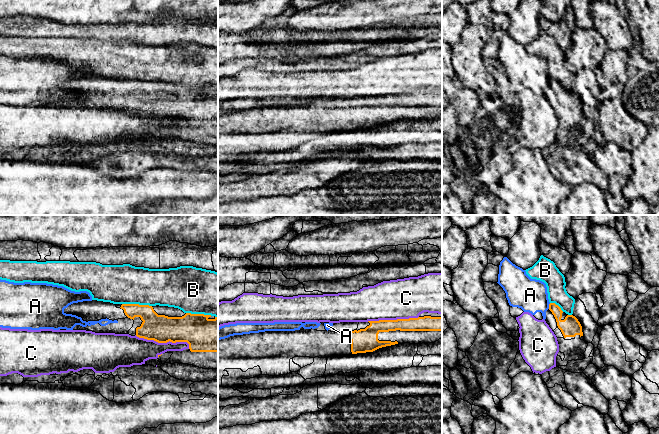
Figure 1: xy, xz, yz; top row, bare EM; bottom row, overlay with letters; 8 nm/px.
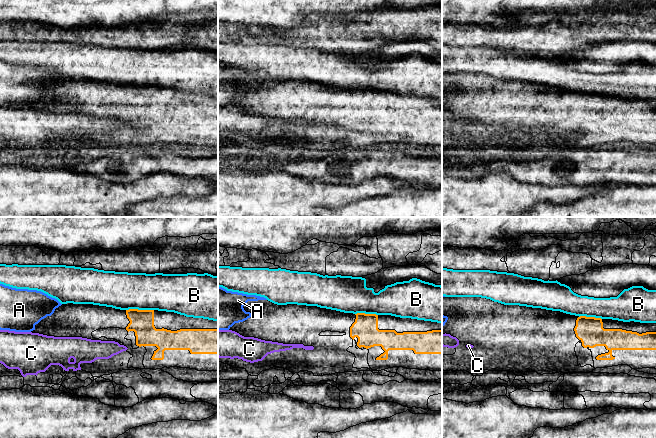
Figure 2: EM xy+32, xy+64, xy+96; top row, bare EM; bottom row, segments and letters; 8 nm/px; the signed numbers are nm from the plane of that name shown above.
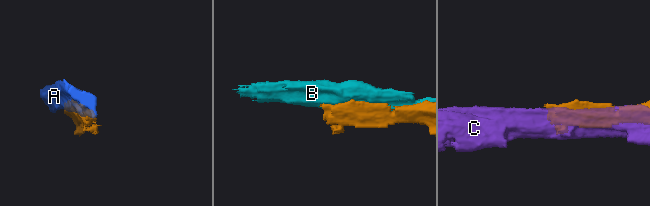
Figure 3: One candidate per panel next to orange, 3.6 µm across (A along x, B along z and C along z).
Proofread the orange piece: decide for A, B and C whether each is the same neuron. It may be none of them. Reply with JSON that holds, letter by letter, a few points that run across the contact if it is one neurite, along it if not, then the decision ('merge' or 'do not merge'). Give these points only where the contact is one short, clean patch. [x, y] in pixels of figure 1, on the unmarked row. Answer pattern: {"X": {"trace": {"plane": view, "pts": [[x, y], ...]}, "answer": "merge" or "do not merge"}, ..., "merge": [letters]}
{"A": {"answer": "do not merge"}, "B": {"answer": "do not merge"}, "C": {"answer": "do not merge"}, "merge": []}

